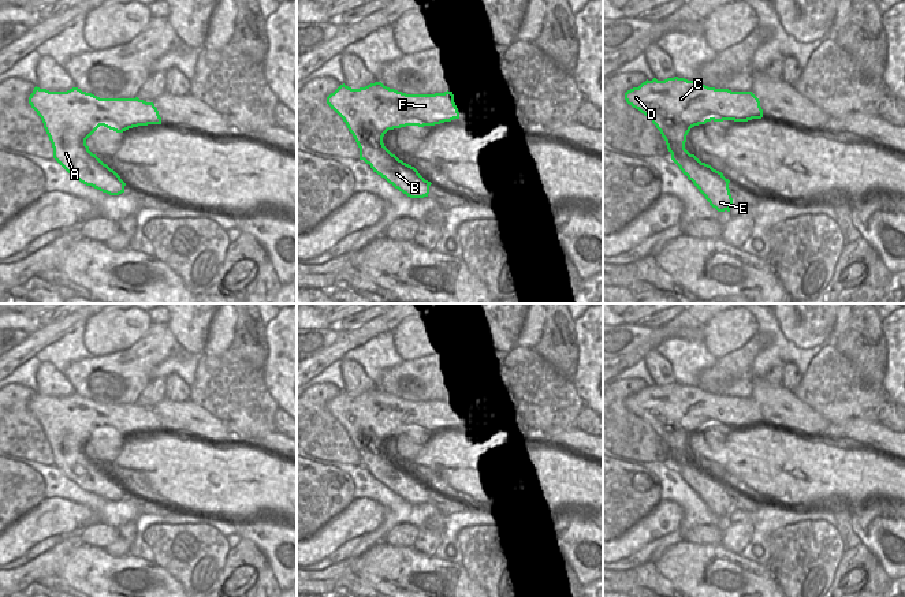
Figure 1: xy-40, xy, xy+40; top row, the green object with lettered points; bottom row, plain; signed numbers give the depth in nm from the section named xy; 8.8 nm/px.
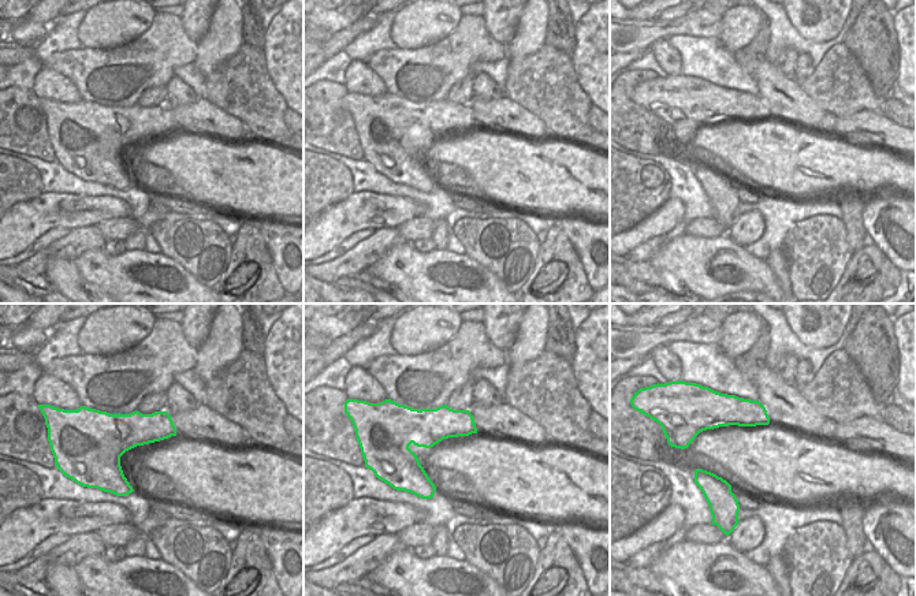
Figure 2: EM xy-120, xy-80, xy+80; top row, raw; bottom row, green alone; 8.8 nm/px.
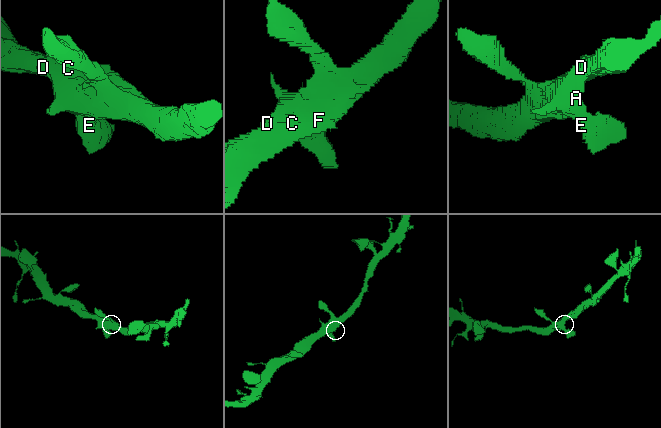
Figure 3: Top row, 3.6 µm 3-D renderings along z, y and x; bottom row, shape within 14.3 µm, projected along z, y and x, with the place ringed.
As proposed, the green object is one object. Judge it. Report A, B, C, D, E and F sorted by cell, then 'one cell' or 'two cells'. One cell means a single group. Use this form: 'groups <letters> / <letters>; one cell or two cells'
groups A B C D E F; one cell

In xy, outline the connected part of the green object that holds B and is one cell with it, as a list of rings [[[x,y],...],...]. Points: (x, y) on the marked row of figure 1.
[[[381,82],[360,89],[343,83],[327,97],[327,104],[353,134],[360,148],[360,160],[407,197],[428,197],[432,183],[392,154],[384,146],[383,137],[394,128],[435,126],[459,119],[452,92],[406,94]]]

